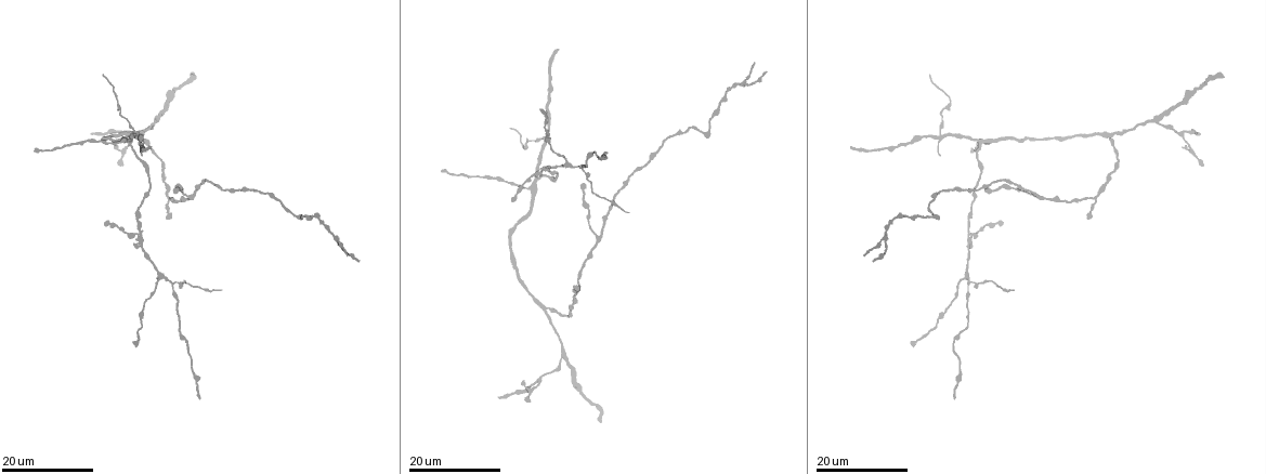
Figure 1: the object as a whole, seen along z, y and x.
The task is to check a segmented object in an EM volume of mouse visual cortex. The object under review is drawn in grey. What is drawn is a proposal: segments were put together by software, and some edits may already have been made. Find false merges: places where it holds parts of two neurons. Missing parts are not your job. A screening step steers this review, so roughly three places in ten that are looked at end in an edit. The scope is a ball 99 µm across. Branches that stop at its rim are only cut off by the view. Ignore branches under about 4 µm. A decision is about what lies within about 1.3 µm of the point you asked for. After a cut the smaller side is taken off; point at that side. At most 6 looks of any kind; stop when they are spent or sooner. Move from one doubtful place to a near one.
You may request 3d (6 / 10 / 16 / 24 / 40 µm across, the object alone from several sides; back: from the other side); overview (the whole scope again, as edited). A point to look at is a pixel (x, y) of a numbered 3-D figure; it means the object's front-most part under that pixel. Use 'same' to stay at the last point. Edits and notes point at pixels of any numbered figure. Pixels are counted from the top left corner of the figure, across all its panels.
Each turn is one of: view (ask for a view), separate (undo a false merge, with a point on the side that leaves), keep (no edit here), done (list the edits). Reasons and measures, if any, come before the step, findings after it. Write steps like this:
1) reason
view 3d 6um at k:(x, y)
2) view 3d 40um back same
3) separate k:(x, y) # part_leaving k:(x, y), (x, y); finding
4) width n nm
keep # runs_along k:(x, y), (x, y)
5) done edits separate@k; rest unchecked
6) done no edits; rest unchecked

a fork
view 3d 24um at 1:(338, 239)

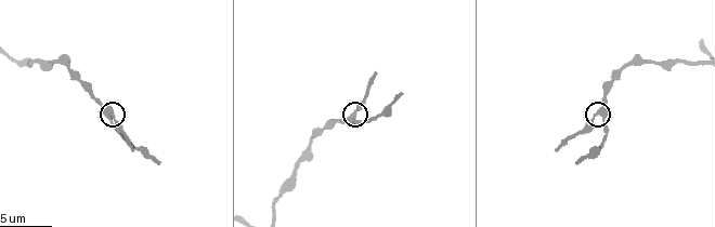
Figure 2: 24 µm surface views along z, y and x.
zoom in
view 3d 10um at 2:(112, 109)

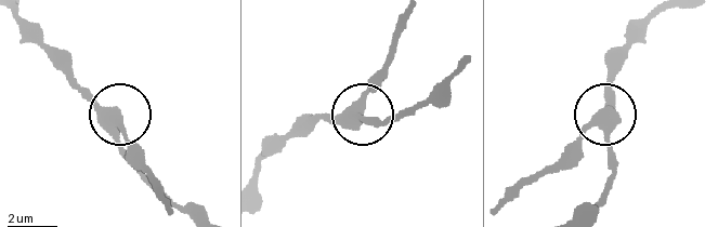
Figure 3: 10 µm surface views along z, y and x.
other side
view 3d 10um back at 3:(362, 110)

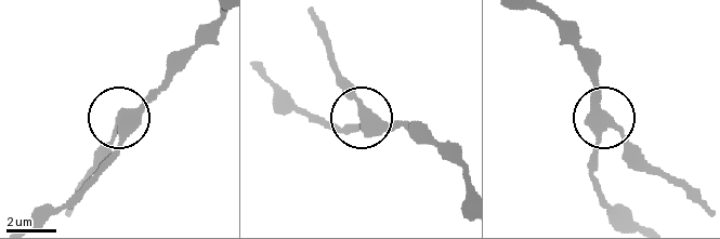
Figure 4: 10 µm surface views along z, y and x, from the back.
arms 3
keep # runs_along 4:(549, 16), (581, 60), (597, 107), (658, 170); continuous, no second neuron

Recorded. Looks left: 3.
three arms meet
view 3d 24um at 1:(941, 136)

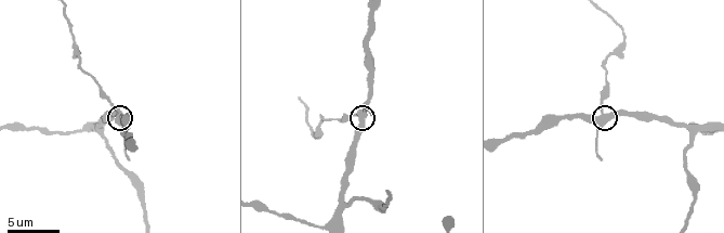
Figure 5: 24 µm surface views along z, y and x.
zoom in
view 3d 10um at 5:(600, 115)

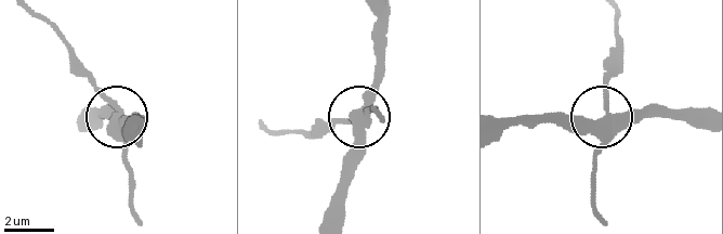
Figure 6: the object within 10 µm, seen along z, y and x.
other side
view 3d 10um back at 6:(605, 115)

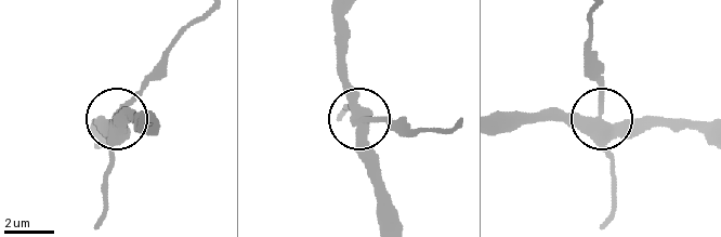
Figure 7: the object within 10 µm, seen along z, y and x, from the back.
separate 7:(107, 166) # part_leaving 7:(354, 119), (392, 119), (417, 131), (447, 129); a second neuron is stuck on

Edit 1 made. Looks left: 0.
done edits separate@7; rest unchecked

